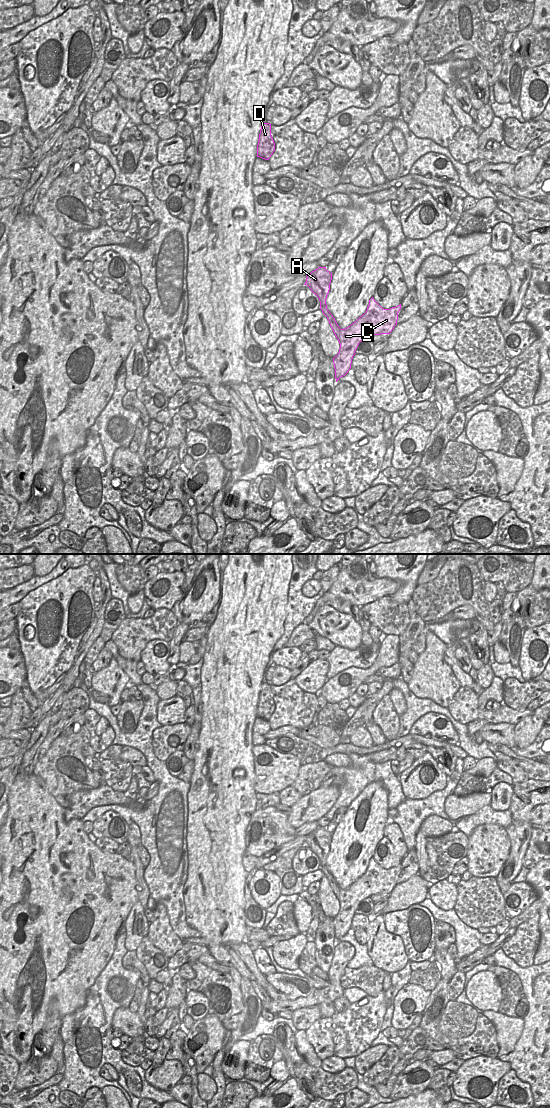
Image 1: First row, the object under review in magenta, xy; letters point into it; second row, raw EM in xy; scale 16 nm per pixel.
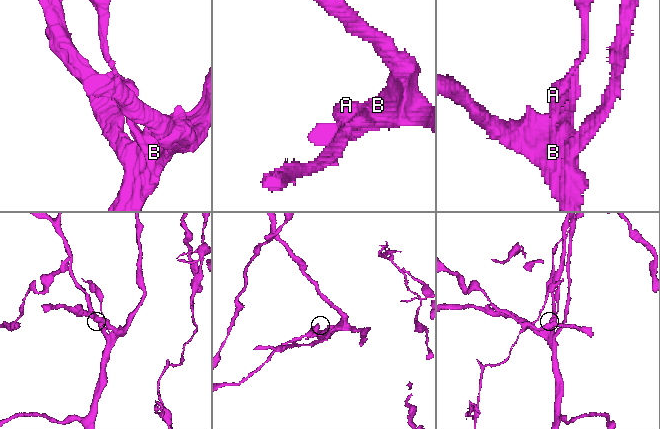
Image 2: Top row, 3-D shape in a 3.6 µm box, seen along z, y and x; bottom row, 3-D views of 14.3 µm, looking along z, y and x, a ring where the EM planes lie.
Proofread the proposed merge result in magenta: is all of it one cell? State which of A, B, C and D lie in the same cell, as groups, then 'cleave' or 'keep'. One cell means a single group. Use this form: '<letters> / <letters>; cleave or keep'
A D / B C; cleave

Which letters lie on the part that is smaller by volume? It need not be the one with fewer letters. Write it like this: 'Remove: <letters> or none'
Remove: A, D

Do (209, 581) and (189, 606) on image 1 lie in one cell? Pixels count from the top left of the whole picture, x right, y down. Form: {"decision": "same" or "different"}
{"decision": "same"}

